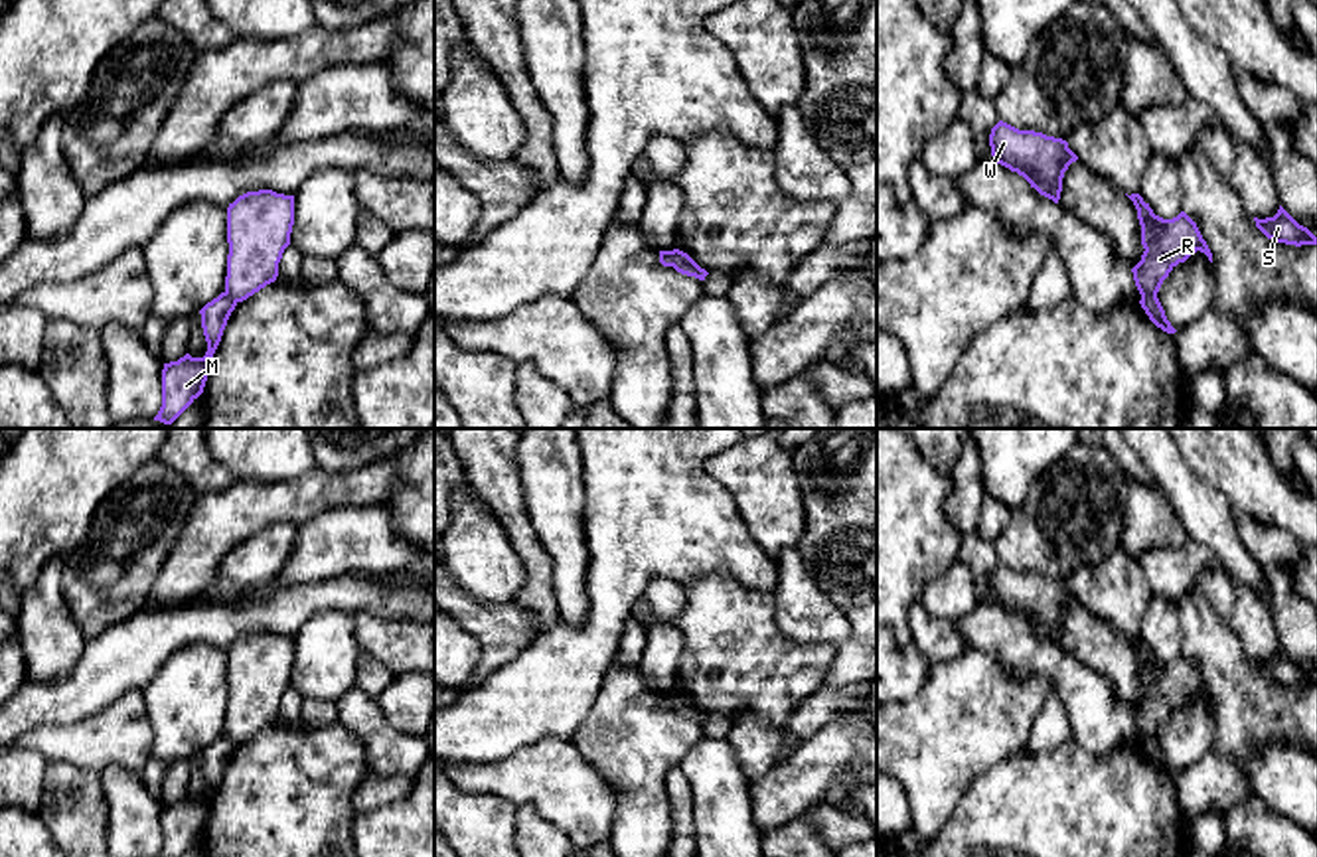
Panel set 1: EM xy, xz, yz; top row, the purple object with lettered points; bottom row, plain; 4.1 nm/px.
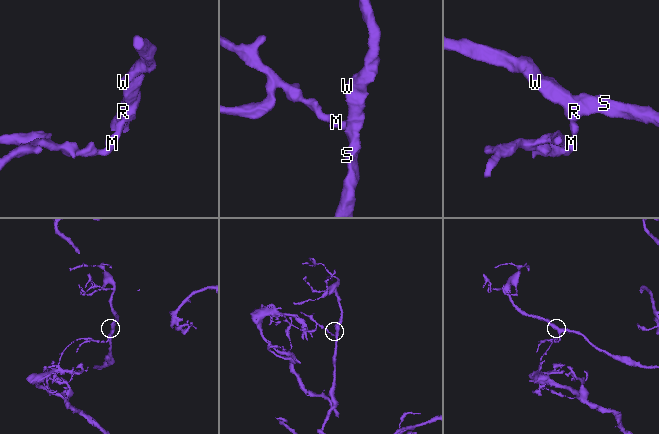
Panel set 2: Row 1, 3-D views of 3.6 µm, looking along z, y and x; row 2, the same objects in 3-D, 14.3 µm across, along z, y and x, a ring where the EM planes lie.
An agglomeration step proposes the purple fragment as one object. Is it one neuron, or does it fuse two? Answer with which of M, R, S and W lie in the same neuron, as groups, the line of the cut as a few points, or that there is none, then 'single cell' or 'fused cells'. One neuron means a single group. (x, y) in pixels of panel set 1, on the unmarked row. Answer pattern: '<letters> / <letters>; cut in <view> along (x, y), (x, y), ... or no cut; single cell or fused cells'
M / R S W; cut in yz along (1142, 737), (1156, 739); fused cells

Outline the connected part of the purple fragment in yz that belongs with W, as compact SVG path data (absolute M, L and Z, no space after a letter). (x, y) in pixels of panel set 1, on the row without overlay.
M999 563L989 577L997 606L1023 618L1041 638L1058 646L1064 614L1078 598L1062 581L1035 573L1019 573Z

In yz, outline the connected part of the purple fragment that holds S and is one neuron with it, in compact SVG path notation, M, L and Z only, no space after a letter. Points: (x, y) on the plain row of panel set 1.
M1281 648L1274 660L1258 662L1256 669L1272 683L1285 687L1317 687L1317 679L1299 667Z

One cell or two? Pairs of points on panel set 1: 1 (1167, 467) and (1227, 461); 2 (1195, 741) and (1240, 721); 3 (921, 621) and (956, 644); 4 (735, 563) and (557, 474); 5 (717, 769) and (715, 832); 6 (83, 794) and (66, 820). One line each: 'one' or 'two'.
1: two
2: two
3: one
4: two
5: one
6: one

